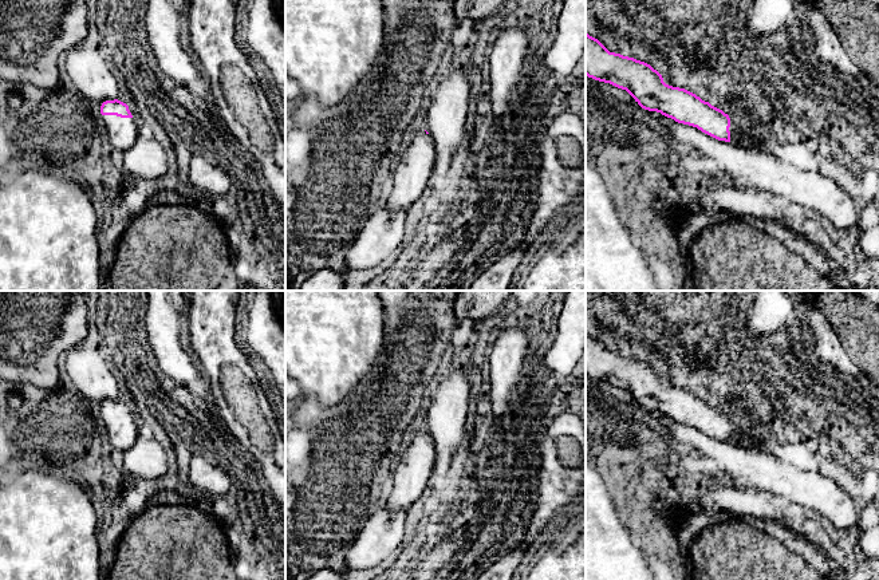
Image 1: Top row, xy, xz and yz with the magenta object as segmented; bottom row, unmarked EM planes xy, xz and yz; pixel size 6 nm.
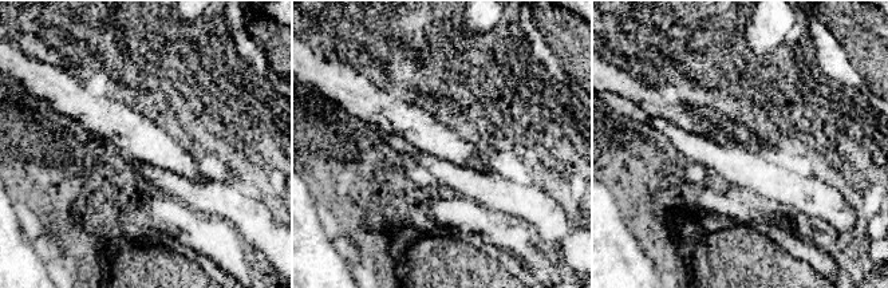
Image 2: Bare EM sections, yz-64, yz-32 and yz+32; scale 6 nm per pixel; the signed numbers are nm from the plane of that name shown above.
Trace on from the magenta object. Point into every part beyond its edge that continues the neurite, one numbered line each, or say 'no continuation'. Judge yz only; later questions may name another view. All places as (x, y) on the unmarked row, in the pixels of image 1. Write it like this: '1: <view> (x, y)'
1: yz (738, 436)

